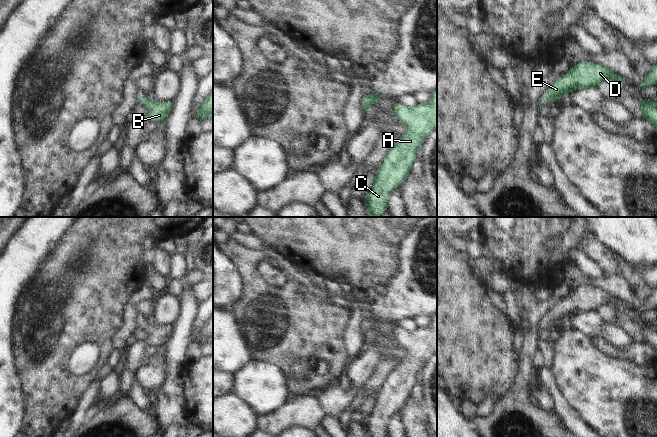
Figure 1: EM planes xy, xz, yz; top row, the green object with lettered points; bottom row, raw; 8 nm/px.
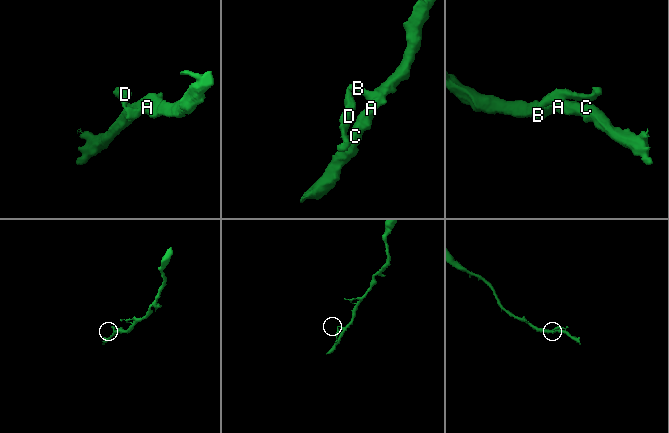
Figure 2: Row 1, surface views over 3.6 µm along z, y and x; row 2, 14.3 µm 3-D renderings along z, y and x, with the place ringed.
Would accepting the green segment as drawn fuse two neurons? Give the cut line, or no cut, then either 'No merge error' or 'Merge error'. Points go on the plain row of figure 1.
No split. No merge error

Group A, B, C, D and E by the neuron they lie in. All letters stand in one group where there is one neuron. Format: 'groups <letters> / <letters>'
groups A B C D E

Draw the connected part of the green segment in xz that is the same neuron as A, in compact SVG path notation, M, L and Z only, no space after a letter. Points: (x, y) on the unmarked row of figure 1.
M437 314L424 328L411 331L395 328L394 338L406 351L406 357L382 383L365 423L368 437L383 437L387 433L388 420L410 397L412 387L417 383L417 373L431 356L437 354Z

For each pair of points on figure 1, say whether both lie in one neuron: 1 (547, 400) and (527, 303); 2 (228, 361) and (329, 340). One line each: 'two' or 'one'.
1: two
2: two

